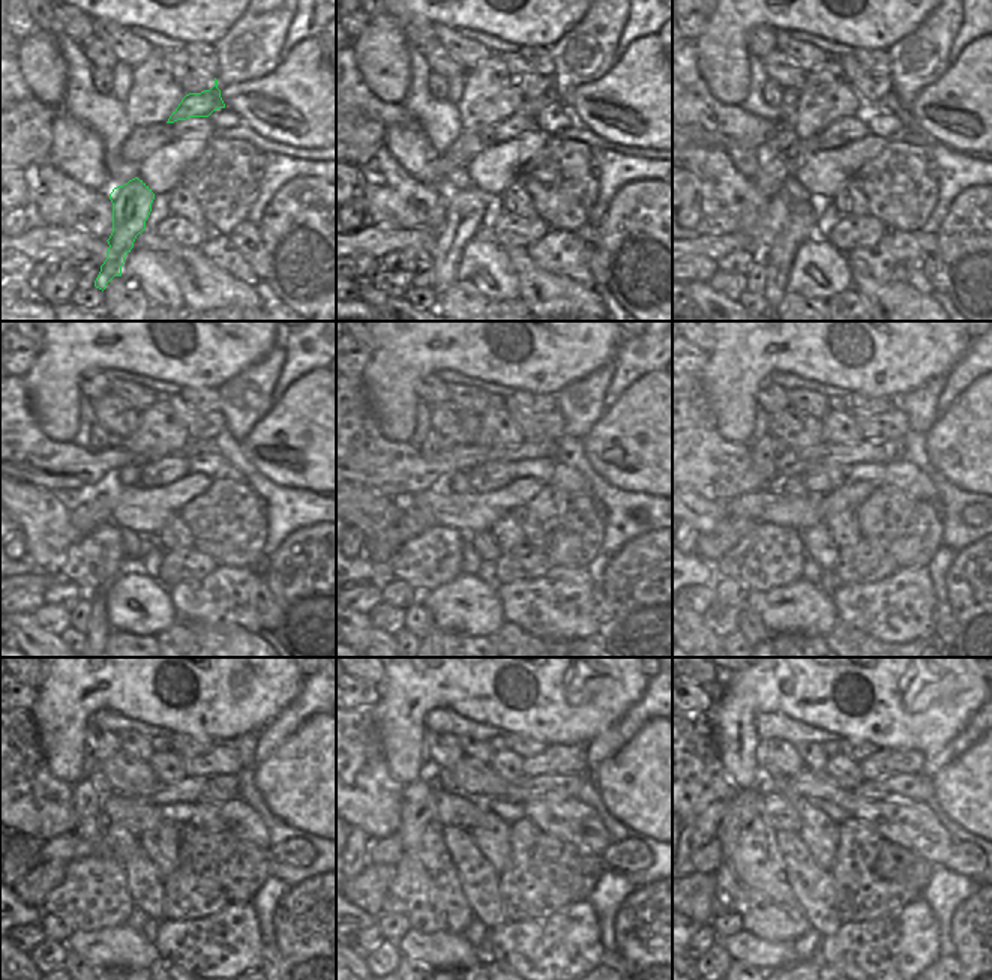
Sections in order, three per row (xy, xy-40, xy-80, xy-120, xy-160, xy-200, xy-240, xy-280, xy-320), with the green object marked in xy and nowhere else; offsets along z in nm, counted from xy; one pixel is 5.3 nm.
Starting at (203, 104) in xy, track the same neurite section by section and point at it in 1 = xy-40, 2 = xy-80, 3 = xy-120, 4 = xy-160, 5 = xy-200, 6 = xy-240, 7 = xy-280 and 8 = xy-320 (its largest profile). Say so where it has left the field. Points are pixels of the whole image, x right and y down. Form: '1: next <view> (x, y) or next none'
1: next xy-40 (550, 101)
2: next xy-80 (890, 104)
3: next xy-120 (233, 452)
4: next xy-160 (571, 450)
5: next xy-200 (916, 452)
6: next xy-240 (248, 791)
7: next xy-280 (590, 796)
8: next xy-320 (934, 805)

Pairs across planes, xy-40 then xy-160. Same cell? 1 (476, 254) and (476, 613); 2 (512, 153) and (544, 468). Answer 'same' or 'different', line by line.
1: same
2: different

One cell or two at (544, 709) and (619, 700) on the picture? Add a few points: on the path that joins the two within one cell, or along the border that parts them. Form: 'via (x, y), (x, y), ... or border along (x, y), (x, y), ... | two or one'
via (562, 715), (598, 715), (601, 712) | one

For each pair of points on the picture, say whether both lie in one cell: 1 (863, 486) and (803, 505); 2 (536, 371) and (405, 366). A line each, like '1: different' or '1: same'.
1: same
2: same

